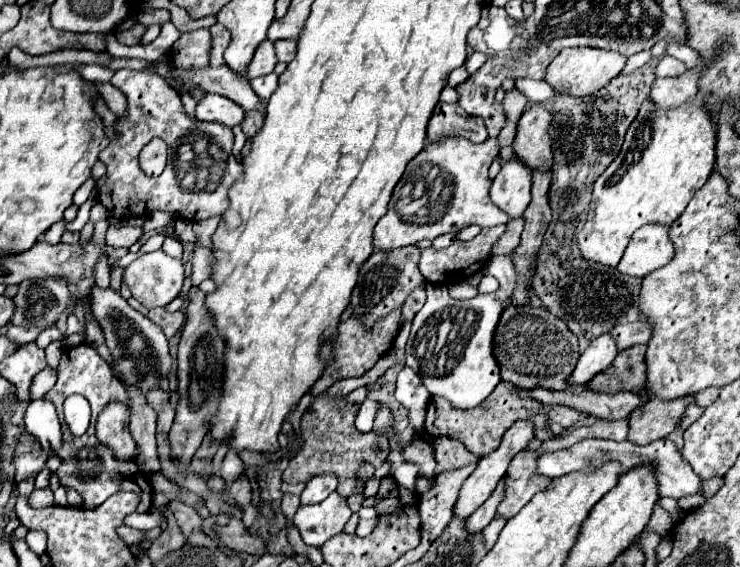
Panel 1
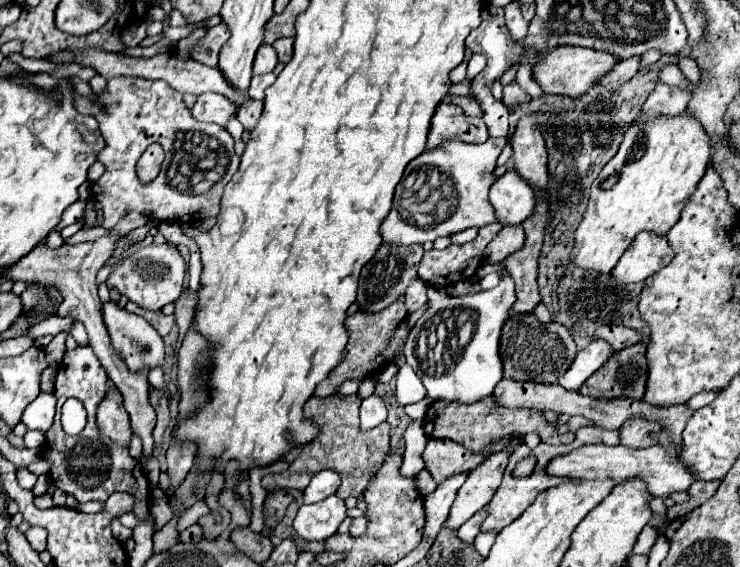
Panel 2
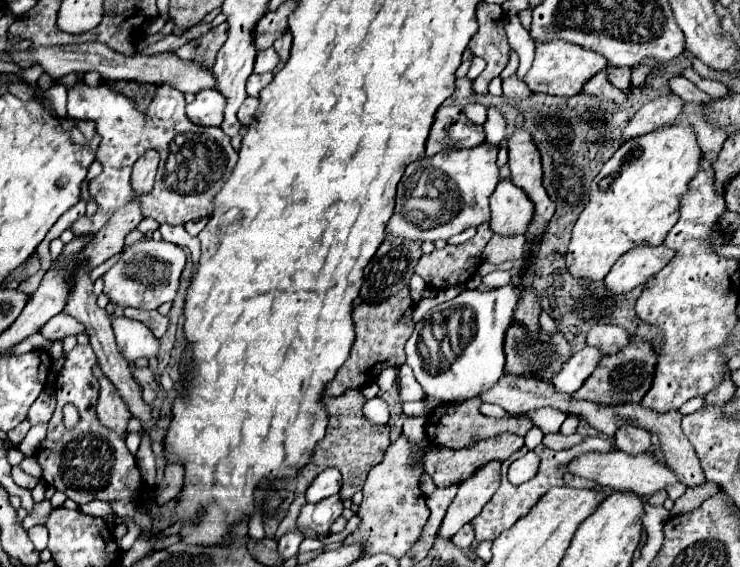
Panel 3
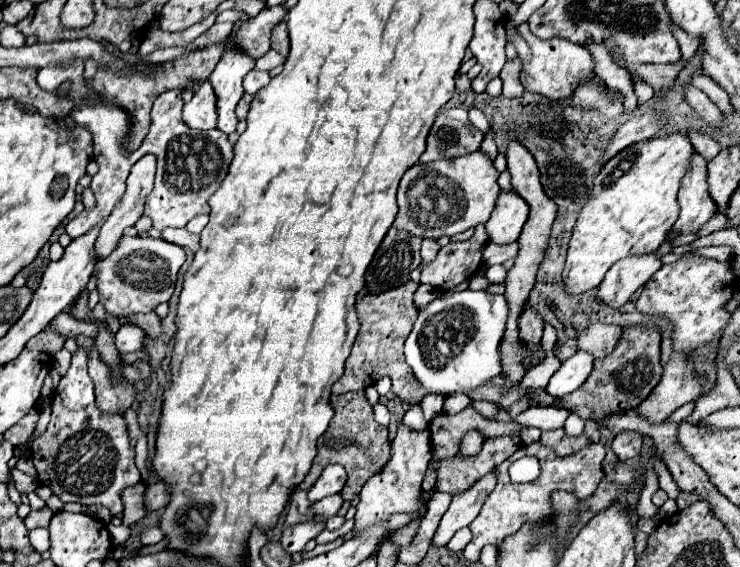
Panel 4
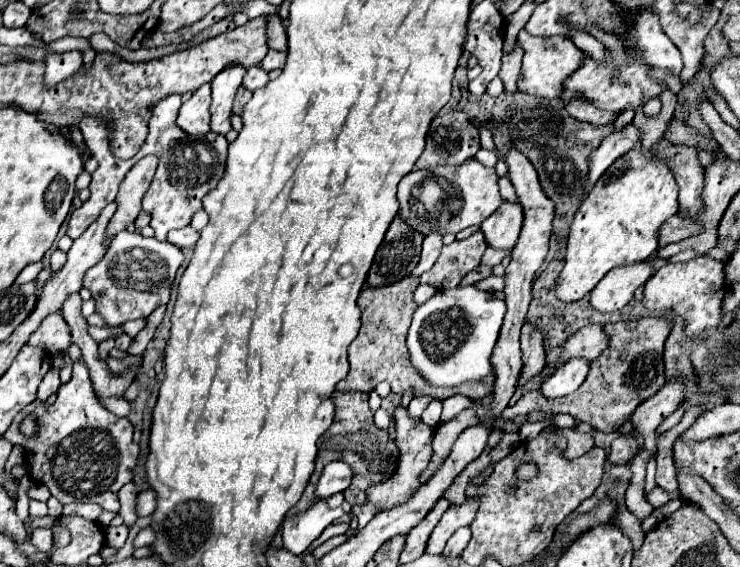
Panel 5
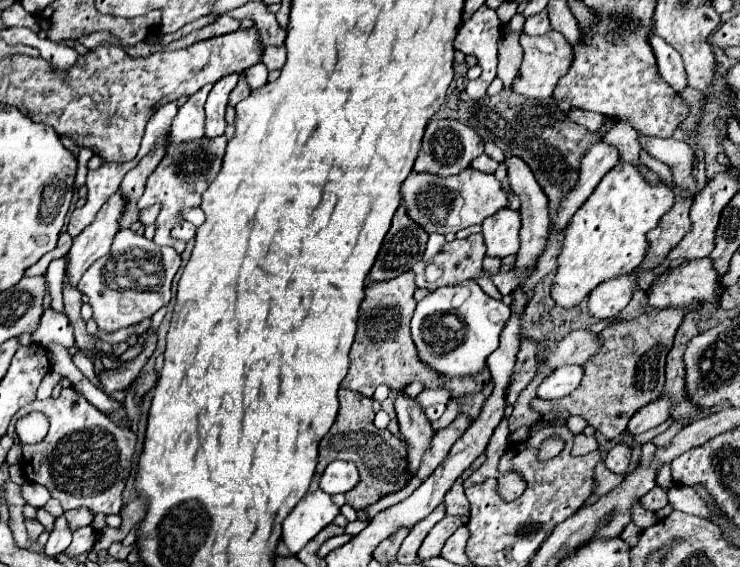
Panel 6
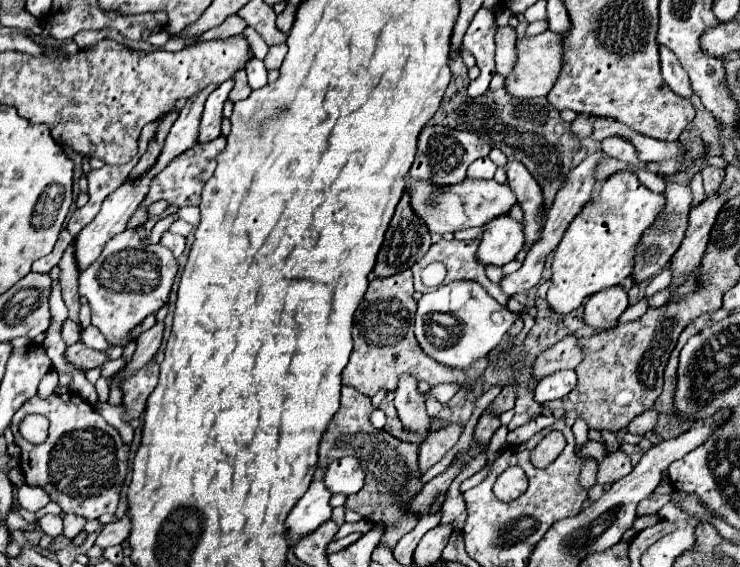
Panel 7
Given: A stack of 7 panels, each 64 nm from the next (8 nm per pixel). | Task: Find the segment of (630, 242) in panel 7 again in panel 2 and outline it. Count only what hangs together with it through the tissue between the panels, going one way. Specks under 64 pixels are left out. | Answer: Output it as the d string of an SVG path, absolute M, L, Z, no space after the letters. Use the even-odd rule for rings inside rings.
M690 114L656 116L648 124L630 124L618 154L592 182L590 202L574 236L576 266L606 274L640 230L666 234L710 166L710 154L710 136Z

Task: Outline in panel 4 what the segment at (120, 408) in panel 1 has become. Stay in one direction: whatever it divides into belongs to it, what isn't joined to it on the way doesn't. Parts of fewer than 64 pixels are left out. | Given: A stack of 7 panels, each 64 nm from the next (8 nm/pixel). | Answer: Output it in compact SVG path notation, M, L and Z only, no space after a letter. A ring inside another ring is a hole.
M76 336L76 342L88 350L88 374L96 386L96 404L104 414L124 416L136 398L136 390L130 382L112 380L106 364L100 360L100 354L94 348L94 340L86 336Z

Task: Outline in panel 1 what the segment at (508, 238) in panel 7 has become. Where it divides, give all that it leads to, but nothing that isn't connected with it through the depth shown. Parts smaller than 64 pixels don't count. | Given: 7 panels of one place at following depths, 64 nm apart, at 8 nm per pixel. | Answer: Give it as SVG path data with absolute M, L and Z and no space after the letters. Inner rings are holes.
M512 156L502 164L500 174L494 178L490 198L510 218L518 218L530 202L530 186L532 170L518 156Z

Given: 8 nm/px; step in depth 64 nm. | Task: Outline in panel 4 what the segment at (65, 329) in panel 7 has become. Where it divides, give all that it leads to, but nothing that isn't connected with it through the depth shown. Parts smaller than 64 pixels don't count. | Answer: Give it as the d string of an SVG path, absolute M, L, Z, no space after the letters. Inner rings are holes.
M44 328L40 334L36 334L34 338L30 338L30 340L28 340L26 348L28 348L28 350L40 350L40 352L56 354L56 352L62 348L64 340L66 340L64 336L60 336L60 334L52 332L50 328Z

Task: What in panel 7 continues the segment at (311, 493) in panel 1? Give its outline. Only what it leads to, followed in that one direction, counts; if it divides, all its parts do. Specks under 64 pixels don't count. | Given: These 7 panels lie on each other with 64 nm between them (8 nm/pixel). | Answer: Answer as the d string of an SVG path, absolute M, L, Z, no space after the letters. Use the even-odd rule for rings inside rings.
M354 456L332 462L326 470L324 484L332 494L356 494L364 484L364 472Z

